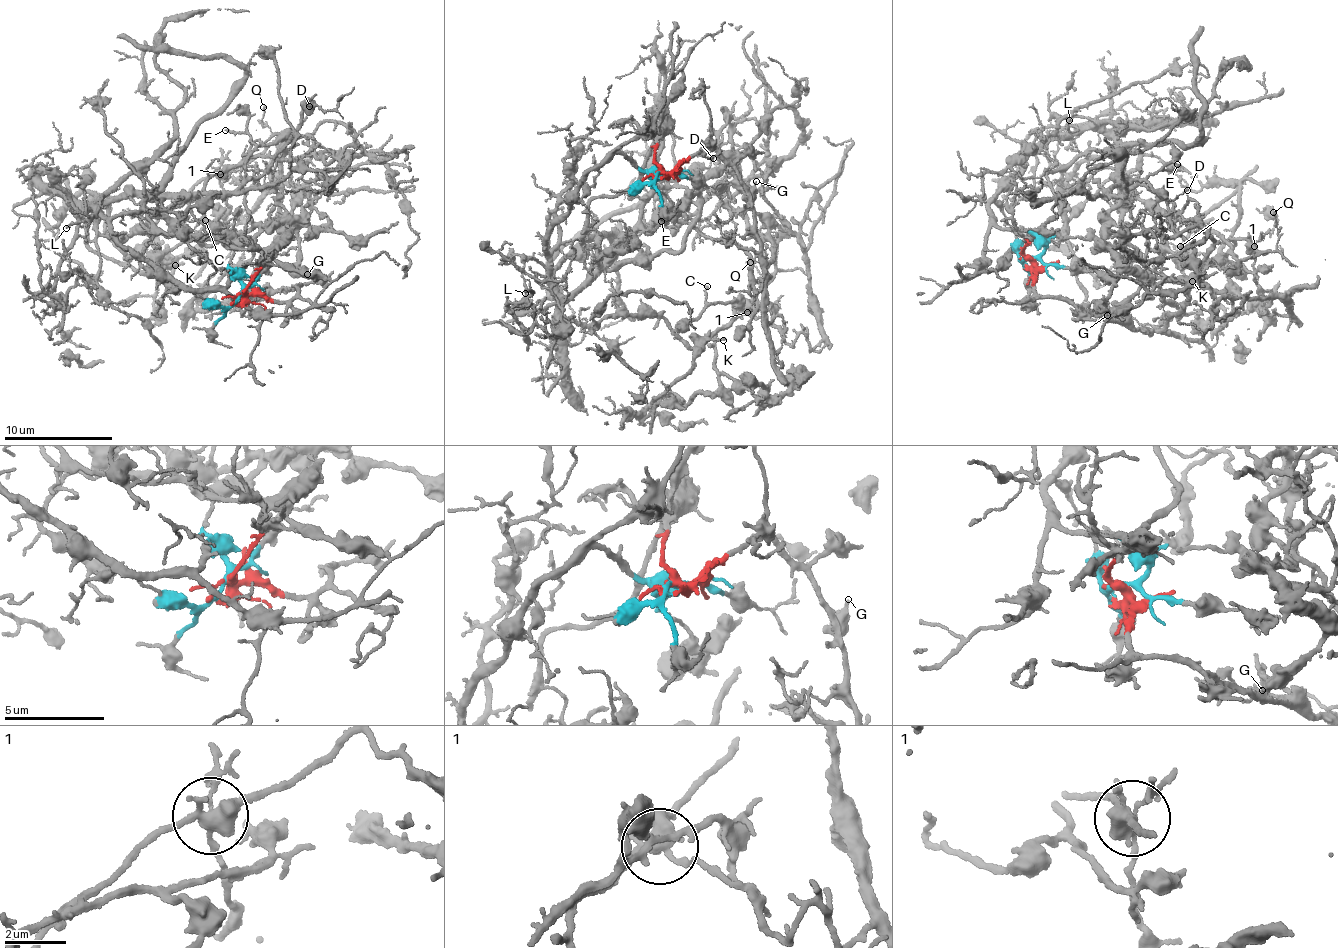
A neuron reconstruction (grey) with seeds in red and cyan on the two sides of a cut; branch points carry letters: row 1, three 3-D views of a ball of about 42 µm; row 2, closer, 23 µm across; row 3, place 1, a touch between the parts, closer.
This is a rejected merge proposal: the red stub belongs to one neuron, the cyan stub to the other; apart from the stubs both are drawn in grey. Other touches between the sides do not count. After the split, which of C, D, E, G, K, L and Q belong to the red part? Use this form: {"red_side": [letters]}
{"red_side": []}

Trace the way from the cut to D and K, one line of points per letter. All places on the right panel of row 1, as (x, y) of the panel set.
D: (1027, 259), (1040, 240), (991, 202), (1063, 135), (1095, 126), (1125, 150), (1111, 194), (1187, 189)
K: (1027, 259), (1040, 240), (991, 202), (1093, 124), (1142, 199), (1230, 246), (1167, 250), (1193, 280)

